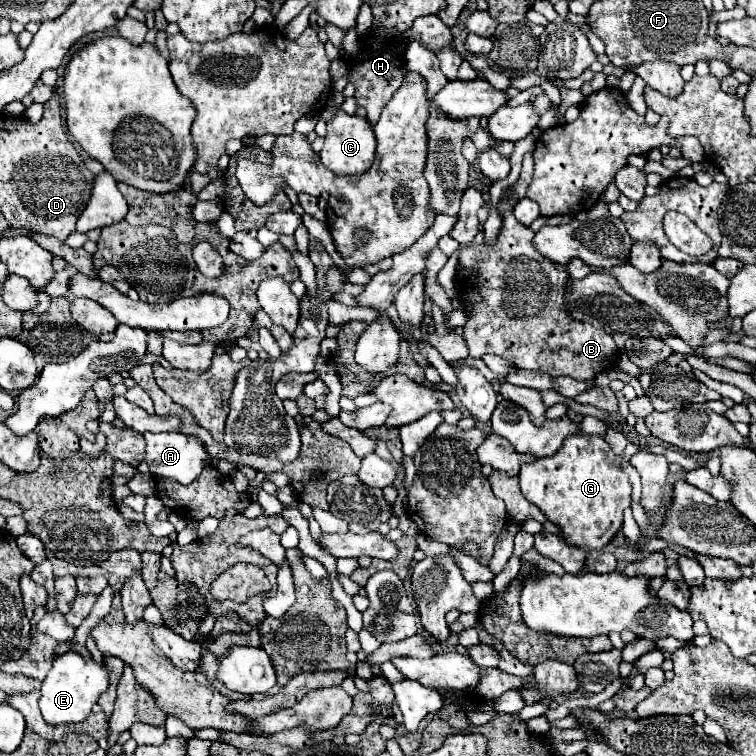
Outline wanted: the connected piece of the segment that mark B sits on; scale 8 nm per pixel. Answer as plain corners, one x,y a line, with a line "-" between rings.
500,202
498,212
502,214
502,228
494,246
474,246
460,252
460,266
466,268
468,276
464,280
466,296
470,298
472,310
468,312
468,322
464,326
464,338
472,358
482,358
484,354
496,354
506,358
512,366
522,370
540,370
550,376
570,376
580,382
590,382
596,374
616,368
618,365
618,348
612,336
608,336
602,328
594,328
592,324
576,322
564,304
566,286
570,276
562,264
554,264
544,258
534,248
534,232
524,224
518,224
512,214
512,204

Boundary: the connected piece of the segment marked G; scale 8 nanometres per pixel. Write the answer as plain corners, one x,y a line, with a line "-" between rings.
574,434
564,440
562,448
548,458
538,458
520,468
520,488
526,500
536,504
546,518
560,528
566,544
582,550
606,548
622,528
622,512
630,506
630,480
618,468
616,456
602,436

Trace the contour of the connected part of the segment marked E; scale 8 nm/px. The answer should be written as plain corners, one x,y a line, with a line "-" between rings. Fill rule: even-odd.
76,650
66,652
64,656
58,656
48,672
48,676
42,682
42,698
40,698
40,710
48,724
70,724
70,722
82,722
102,692
108,688
108,668
106,662
94,662
84,660

